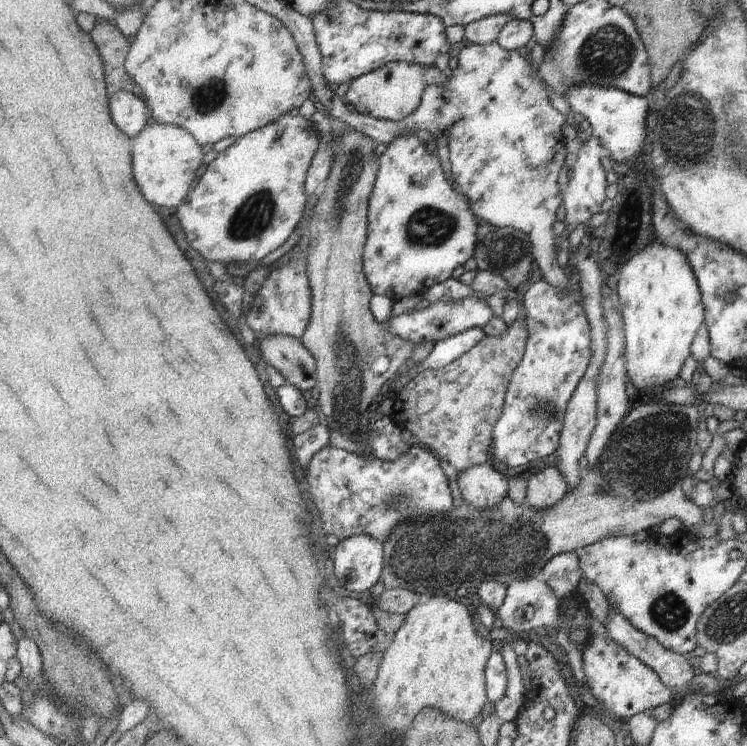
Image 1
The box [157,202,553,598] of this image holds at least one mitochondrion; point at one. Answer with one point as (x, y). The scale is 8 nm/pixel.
(347, 356)

